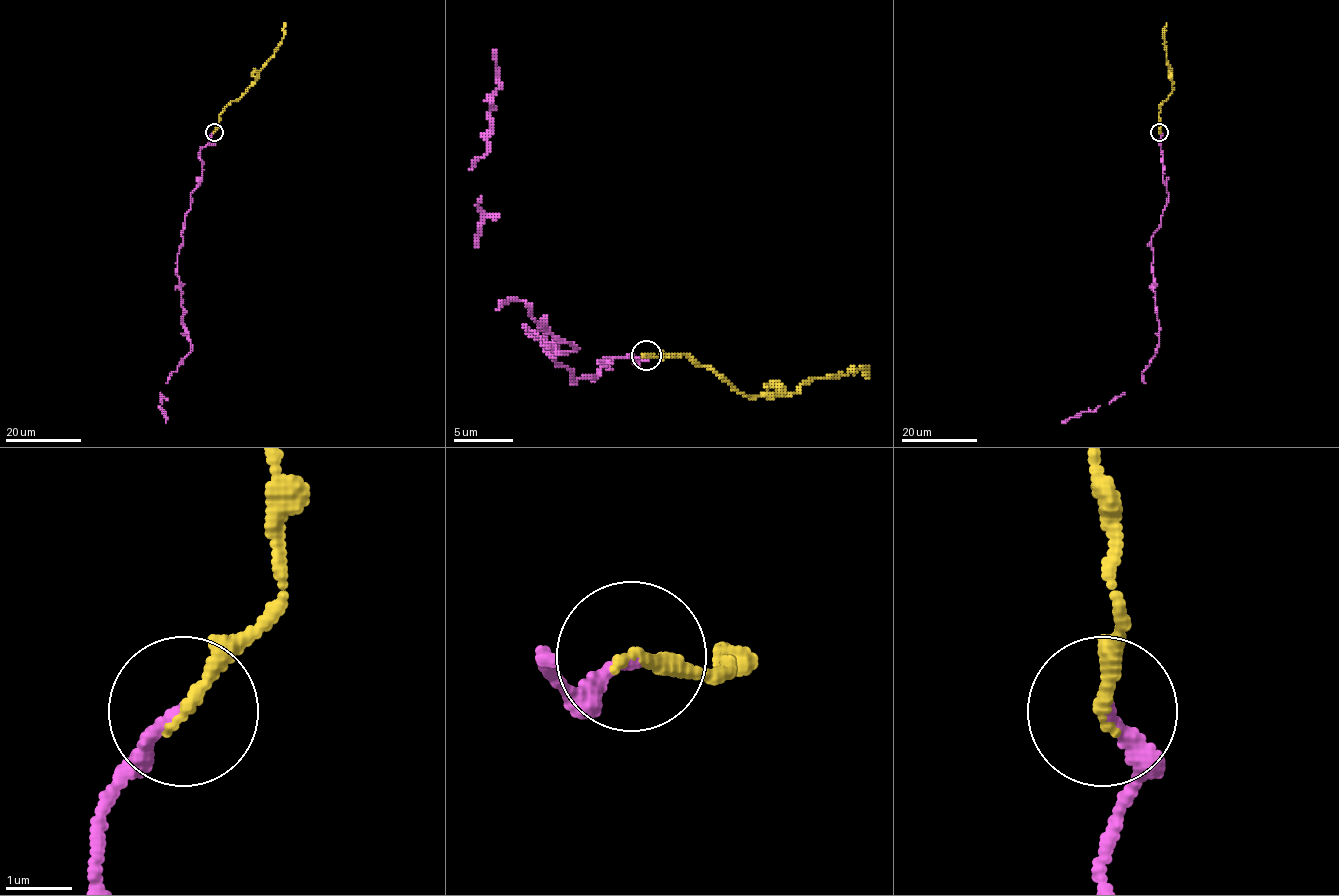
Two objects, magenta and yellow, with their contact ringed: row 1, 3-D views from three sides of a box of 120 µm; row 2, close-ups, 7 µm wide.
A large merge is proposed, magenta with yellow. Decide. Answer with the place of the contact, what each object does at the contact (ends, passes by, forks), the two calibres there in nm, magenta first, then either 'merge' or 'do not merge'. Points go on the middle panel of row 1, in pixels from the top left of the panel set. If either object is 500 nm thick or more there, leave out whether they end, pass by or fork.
place (646, 355); magenta ends; yellow ends; calibres 200 and 200 nm; merge

